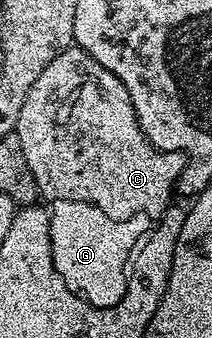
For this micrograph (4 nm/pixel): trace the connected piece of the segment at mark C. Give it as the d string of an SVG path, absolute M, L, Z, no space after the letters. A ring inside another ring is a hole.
M71 45L59 51L58 56L44 69L44 73L40 73L40 77L36 77L32 89L28 89L28 97L24 97L24 105L20 109L20 117L16 124L16 134L20 137L20 145L24 148L24 161L28 161L28 169L32 169L32 177L36 181L39 196L43 200L84 201L104 209L108 213L108 217L113 219L133 219L147 217L146 215L161 216L162 212L171 206L170 194L172 196L175 194L178 178L182 176L182 168L186 165L186 157L179 151L158 151L150 144L148 137L144 137L136 113L132 109L128 89L124 89L122 82L112 73L108 73L108 69L104 69L104 65L100 65L100 61L96 61L91 55L84 53L77 45Z

